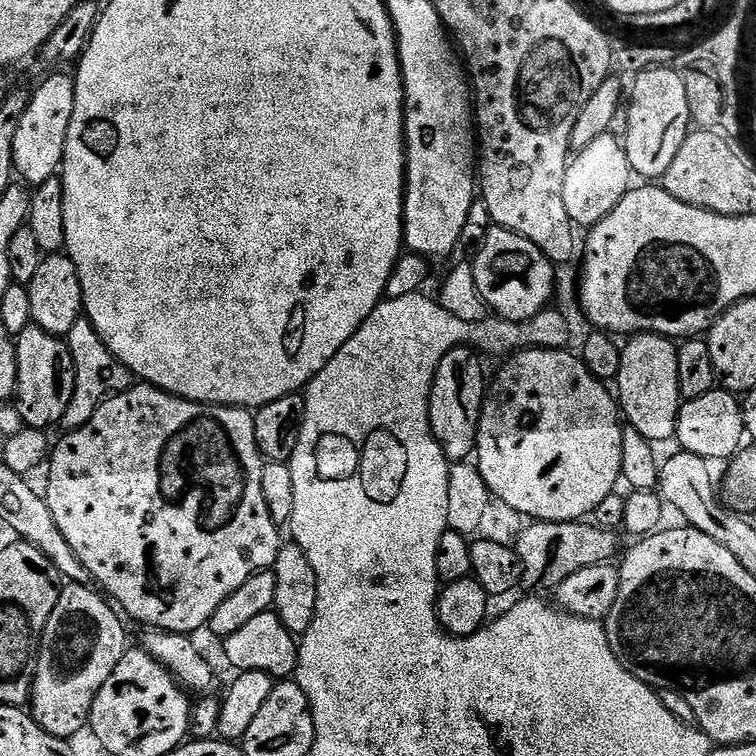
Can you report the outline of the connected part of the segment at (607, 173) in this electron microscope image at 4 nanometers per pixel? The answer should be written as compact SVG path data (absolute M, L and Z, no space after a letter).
M612 134L594 138L590 146L579 149L571 157L566 170L566 186L562 189L562 198L566 202L566 214L570 214L573 225L581 229L582 227L584 230L591 229L593 224L606 218L606 214L610 214L610 210L614 210L614 206L618 206L620 199L633 187L634 173L624 144L619 139L616 141L615 138L617 139Z

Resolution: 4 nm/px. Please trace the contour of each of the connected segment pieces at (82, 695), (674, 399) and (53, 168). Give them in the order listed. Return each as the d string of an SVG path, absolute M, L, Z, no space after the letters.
M75 582L61 587L54 614L50 614L50 622L46 622L46 630L40 639L40 650L36 653L36 672L32 676L30 715L38 722L38 726L42 726L42 730L67 738L89 727L98 690L106 686L106 678L114 674L114 666L122 662L125 652L130 648L123 623L125 621L118 615L117 609L95 587Z
M636 334L622 348L622 366L618 377L618 404L625 421L647 440L671 441L676 434L682 397L678 386L677 345L669 337Z
M71 75L48 76L40 85L35 85L30 106L26 106L26 114L22 114L22 122L18 122L18 134L14 134L12 166L25 185L41 184L61 171L75 93L76 81Z

